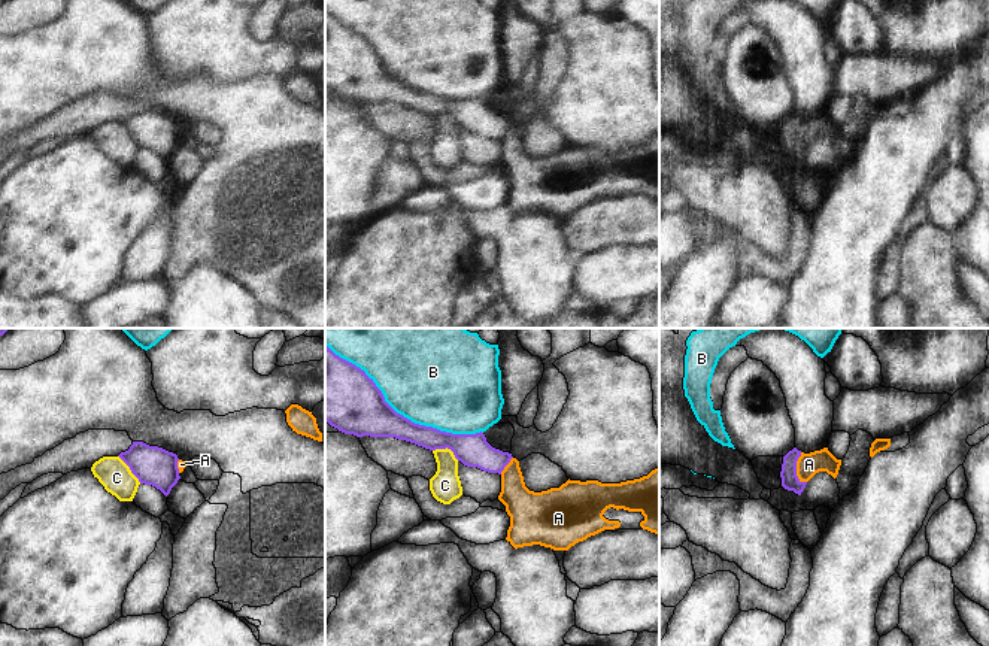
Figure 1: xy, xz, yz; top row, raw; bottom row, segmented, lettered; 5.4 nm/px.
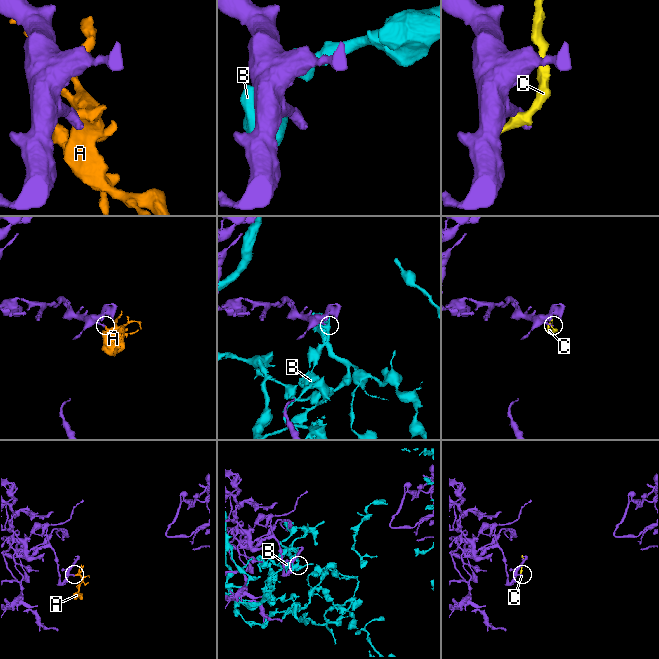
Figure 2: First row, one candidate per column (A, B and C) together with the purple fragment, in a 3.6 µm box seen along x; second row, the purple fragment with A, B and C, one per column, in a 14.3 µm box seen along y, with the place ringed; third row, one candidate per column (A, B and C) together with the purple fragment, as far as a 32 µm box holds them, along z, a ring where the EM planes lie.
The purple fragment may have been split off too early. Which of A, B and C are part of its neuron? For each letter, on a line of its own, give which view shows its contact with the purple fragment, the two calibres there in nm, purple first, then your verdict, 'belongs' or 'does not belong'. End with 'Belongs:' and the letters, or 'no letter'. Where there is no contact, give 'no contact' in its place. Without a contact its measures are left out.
A: contact in yz; calibres 100 and 120 nm; does not belong
B: contact in xz; calibres 320 and 500 nm; does not belong
C: contact in xz; calibres 180 and 170 nm; does not belong
Belongs: no letter

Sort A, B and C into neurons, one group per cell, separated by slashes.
A / B / C

